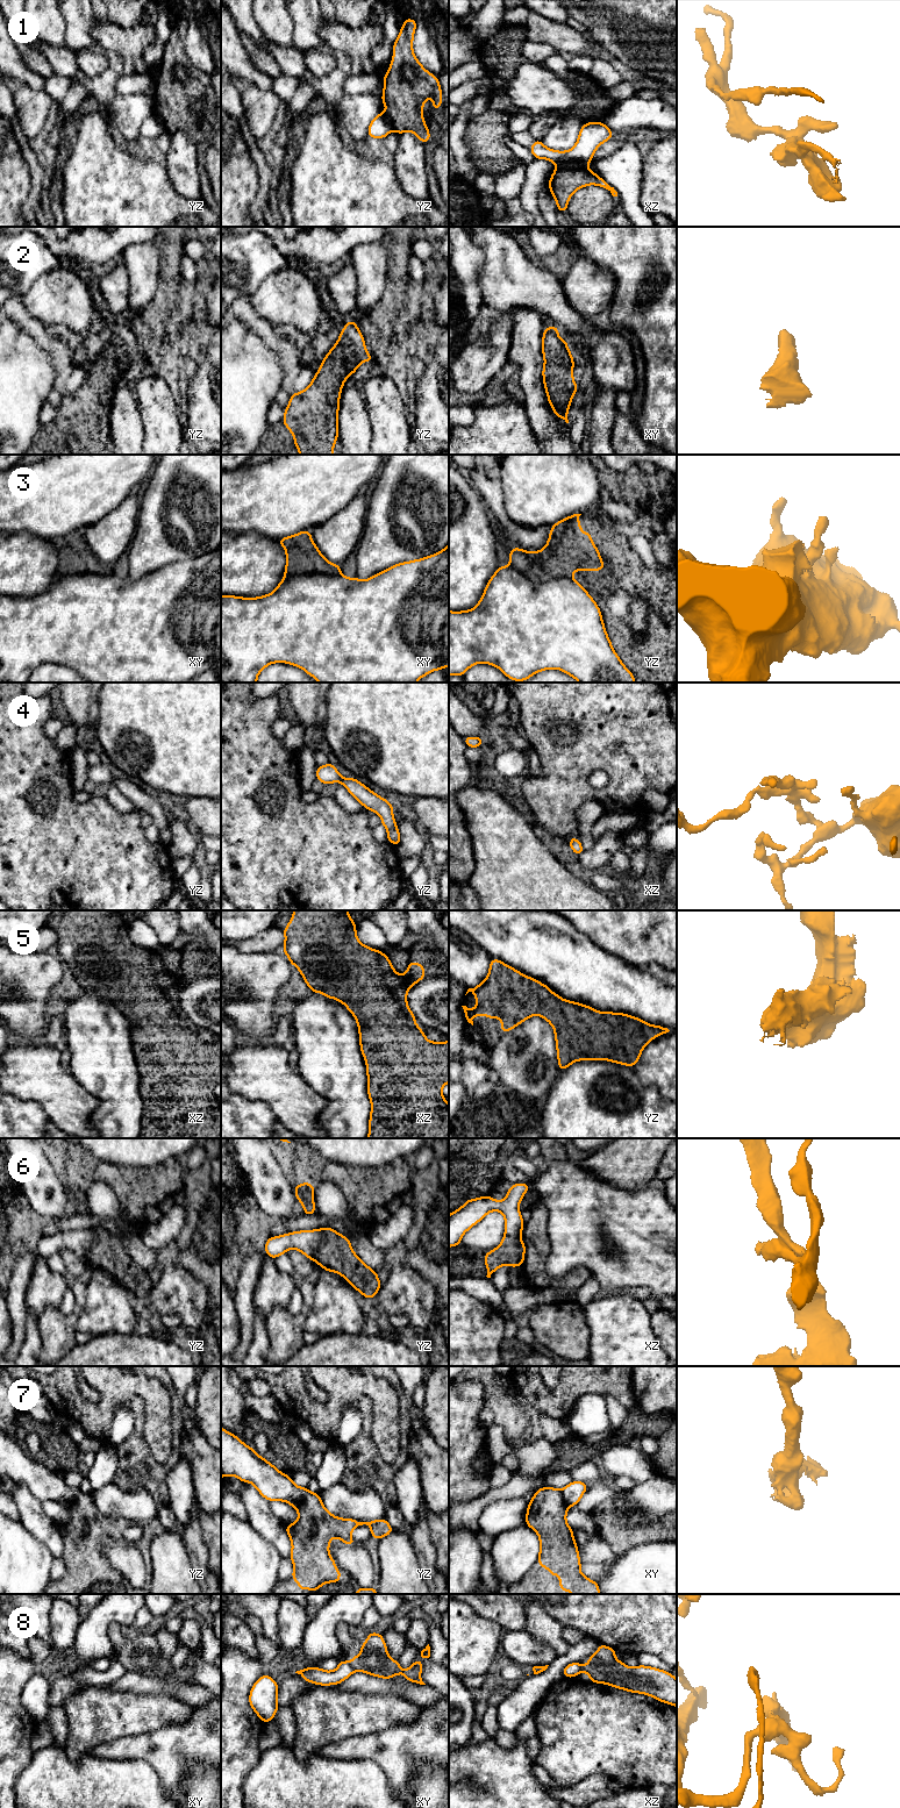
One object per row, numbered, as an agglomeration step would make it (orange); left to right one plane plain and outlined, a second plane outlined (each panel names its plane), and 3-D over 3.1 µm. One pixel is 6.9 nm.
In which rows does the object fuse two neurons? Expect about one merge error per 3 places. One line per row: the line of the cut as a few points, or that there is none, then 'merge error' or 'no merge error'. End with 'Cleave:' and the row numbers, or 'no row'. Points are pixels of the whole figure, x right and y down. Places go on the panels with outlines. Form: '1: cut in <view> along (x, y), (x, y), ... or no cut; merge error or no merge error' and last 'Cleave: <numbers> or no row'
1: cut in xz along (585, 164), (557, 166); merge error
2: no cut; no merge error
3: cut in yz along (511, 565), (534, 581), (547, 581), (558, 577), (572, 579); merge error
4: no cut; no merge error
5: no cut; no merge error
6: cut in yz along (320, 1229), (320, 1246), (312, 1259); merge error
7: cut in yz along (308, 1491), (299, 1500), (285, 1501); merge error
8: cut in xz along (581, 1665), (580, 1671); merge error
Cleave: 1, 3, 6, 7, 8

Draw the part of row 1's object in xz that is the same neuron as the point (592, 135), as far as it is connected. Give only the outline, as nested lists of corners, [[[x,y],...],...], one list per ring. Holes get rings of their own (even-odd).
[[[586,122],[579,131],[578,141],[567,151],[547,148],[540,140],[535,140],[529,148],[537,159],[551,160],[557,166],[583,166],[592,162],[595,150],[606,141],[612,140],[613,131],[599,122]]]

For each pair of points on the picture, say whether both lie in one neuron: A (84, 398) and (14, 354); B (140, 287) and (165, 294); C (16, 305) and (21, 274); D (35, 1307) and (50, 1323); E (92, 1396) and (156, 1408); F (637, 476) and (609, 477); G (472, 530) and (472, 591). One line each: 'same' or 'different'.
A: different
B: different
C: different
D: different
E: different
F: same
G: same

